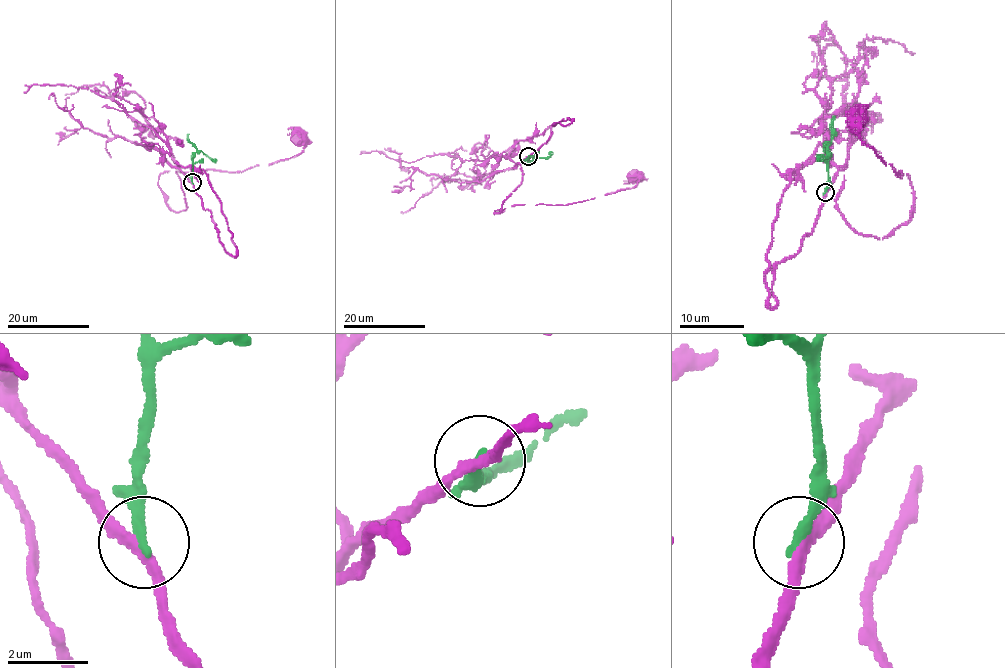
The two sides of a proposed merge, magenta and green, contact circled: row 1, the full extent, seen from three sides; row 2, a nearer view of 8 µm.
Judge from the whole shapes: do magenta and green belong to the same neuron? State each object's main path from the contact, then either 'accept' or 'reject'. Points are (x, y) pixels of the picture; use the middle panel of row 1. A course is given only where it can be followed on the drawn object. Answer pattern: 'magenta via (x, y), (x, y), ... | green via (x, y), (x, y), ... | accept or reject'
magenta via (528, 156), (511, 168), (521, 167), (522, 183), (494, 212), (519, 204), (568, 205), (632, 188), (635, 175) | green via (528, 156), (528, 159), (546, 158), (551, 151) | reject

